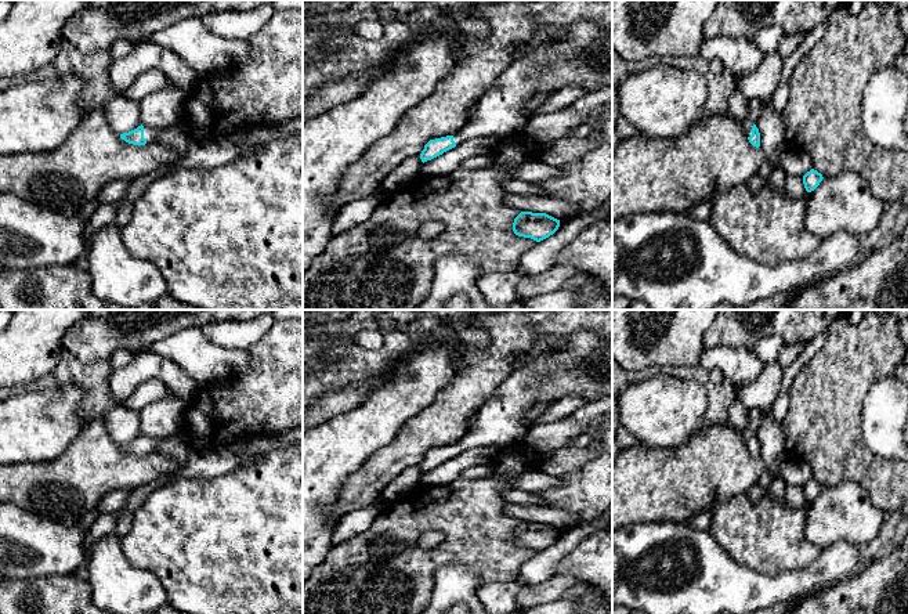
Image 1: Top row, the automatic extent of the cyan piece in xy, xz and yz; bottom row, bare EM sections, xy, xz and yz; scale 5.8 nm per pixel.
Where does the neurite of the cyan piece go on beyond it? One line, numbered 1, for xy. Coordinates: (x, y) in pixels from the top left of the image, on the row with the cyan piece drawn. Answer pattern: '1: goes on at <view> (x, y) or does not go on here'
1: goes on at xy (149, 134)

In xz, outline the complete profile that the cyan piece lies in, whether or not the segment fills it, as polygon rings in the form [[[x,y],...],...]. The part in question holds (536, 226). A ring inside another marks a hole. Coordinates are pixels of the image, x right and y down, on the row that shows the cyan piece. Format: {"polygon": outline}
{"polygon": [[[521,212],[513,223],[513,231],[518,236],[540,242],[553,235],[560,227],[560,220],[546,213]]]}

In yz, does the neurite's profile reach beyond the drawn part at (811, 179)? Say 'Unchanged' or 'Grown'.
Unchanged

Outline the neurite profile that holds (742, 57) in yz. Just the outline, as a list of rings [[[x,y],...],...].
[[[730,37],[705,39],[699,55],[708,61],[719,59],[732,71],[735,77],[744,77],[756,71],[764,58],[764,54],[752,40]]]

